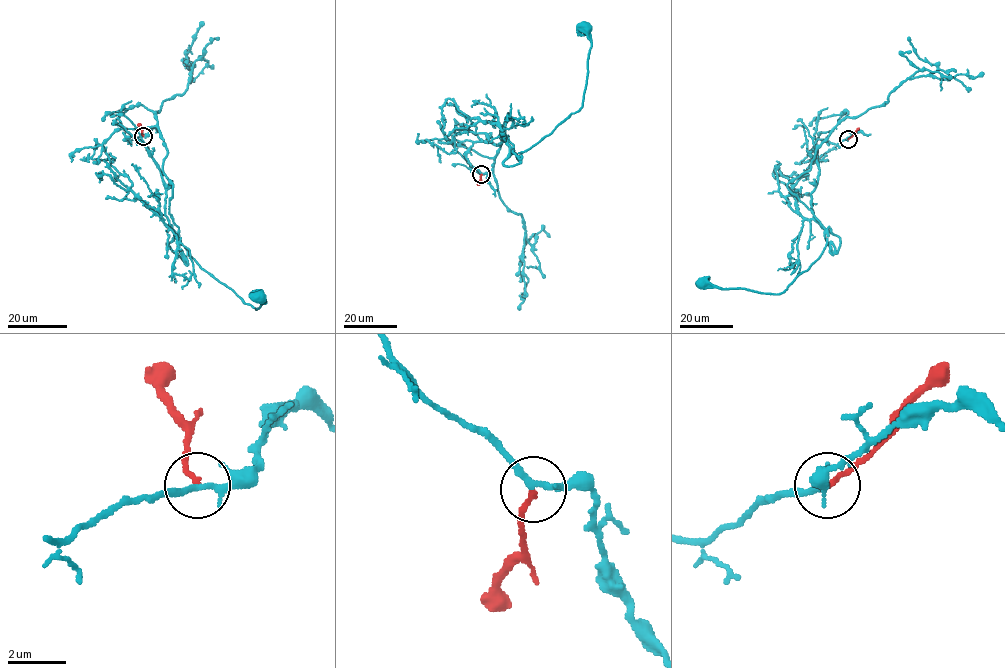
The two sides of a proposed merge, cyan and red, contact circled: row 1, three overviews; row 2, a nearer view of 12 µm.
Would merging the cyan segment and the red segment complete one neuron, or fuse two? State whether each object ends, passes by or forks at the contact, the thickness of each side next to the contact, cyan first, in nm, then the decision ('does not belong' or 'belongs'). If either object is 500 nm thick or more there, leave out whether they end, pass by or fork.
cyan passes by; red ends; calibres 200 and 170 nm; belongs

